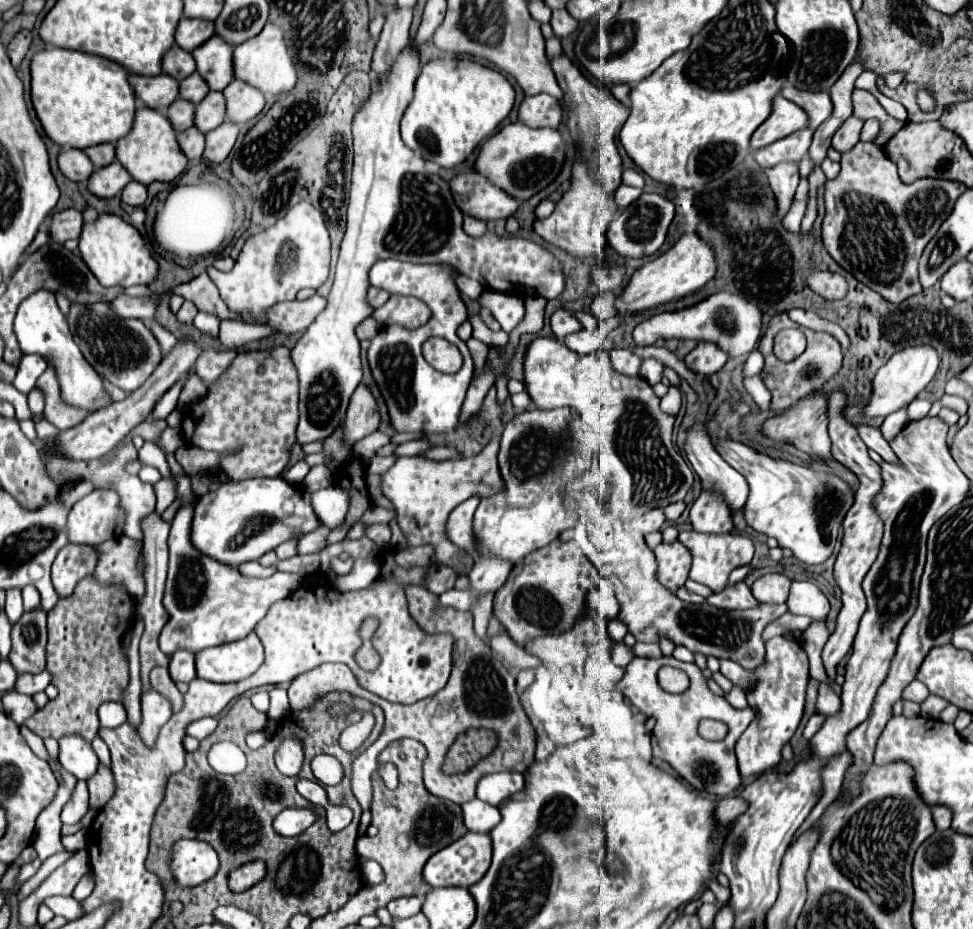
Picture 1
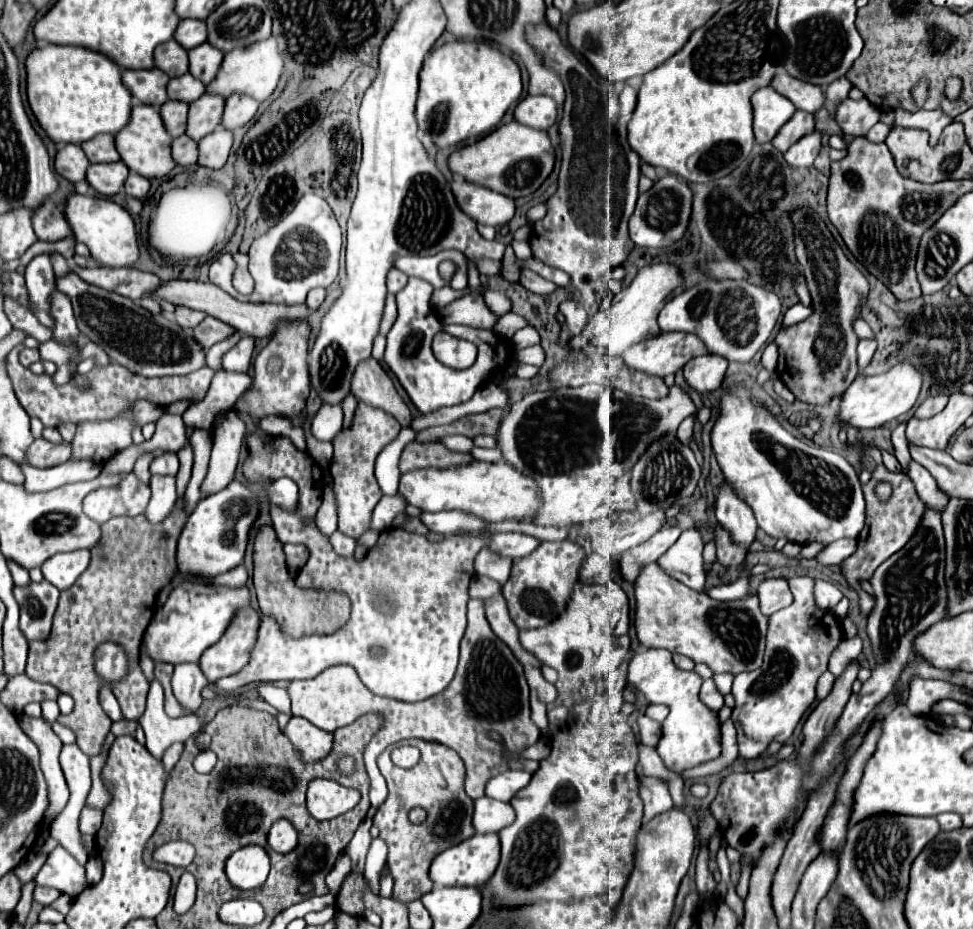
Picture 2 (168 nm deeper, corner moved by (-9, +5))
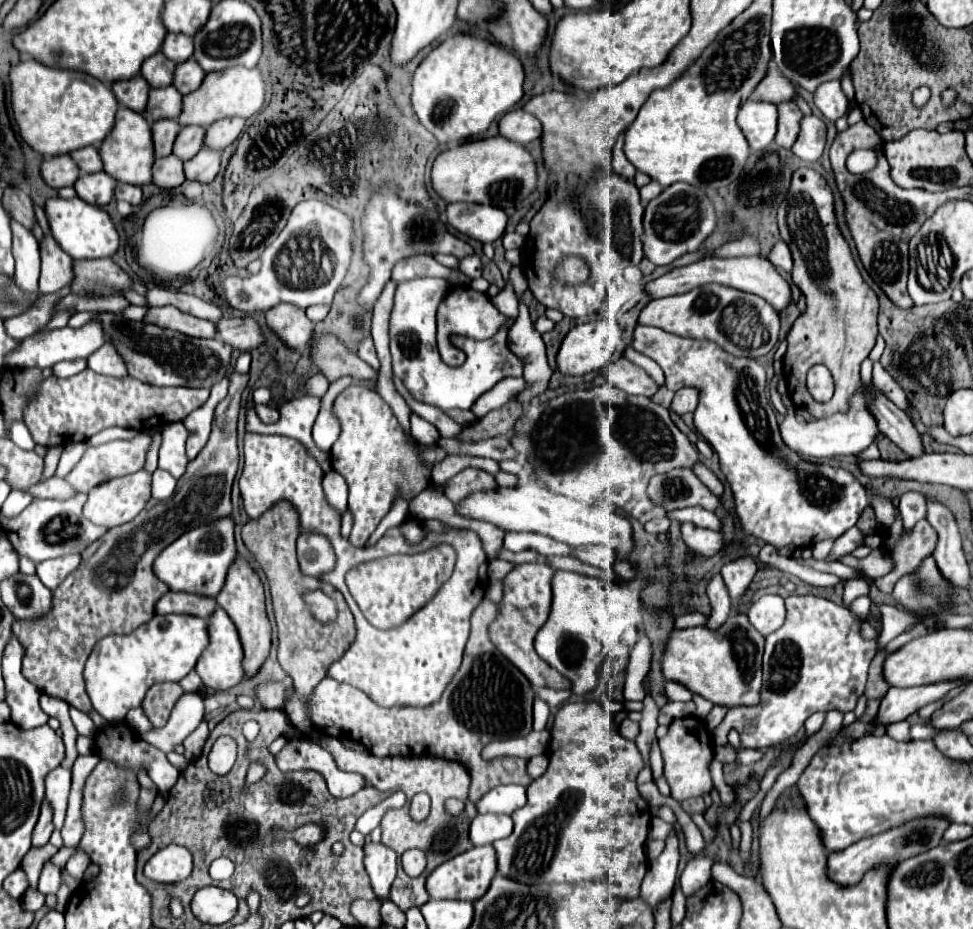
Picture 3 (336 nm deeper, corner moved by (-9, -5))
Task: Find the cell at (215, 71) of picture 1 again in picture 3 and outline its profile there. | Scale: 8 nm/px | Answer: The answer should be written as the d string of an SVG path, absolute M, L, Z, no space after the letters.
M187 59L185 63L179 63L175 67L173 87L179 87L179 93L187 95L187 93L195 91L201 85L203 77L205 77L203 69L197 63L193 63L193 59Z

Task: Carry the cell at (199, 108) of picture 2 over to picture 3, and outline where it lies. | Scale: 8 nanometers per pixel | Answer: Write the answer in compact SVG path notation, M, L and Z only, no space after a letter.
M183 127L173 143L173 155L177 155L181 161L195 157L195 153L203 147L203 135L205 127Z

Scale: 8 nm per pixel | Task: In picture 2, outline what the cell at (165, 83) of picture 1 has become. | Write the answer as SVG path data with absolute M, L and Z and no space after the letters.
M125 69L123 71L123 83L127 89L131 89L131 95L139 99L141 103L161 107L169 97L167 97L167 83L169 75L163 73L161 69L147 69L147 71L133 71Z

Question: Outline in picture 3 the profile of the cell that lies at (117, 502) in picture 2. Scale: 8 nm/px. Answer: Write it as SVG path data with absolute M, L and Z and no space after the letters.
M141 469L137 473L105 481L105 483L97 485L95 489L91 489L89 499L83 507L83 515L87 519L91 519L93 523L111 529L111 527L117 527L117 525L131 521L147 505L149 499L151 499L151 473Z

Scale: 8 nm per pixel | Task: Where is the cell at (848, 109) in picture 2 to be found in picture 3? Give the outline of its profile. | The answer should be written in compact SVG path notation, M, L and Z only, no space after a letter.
M839 81L821 83L815 89L815 105L819 107L819 111L829 121L837 121L841 115L845 115L845 111L847 111L847 97L845 97Z

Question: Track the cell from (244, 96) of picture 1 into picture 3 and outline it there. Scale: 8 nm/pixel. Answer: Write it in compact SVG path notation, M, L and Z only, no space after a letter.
M227 117L227 119L215 121L213 125L207 127L203 145L215 151L221 151L243 133L243 127L245 127L245 119L239 119L239 117Z

